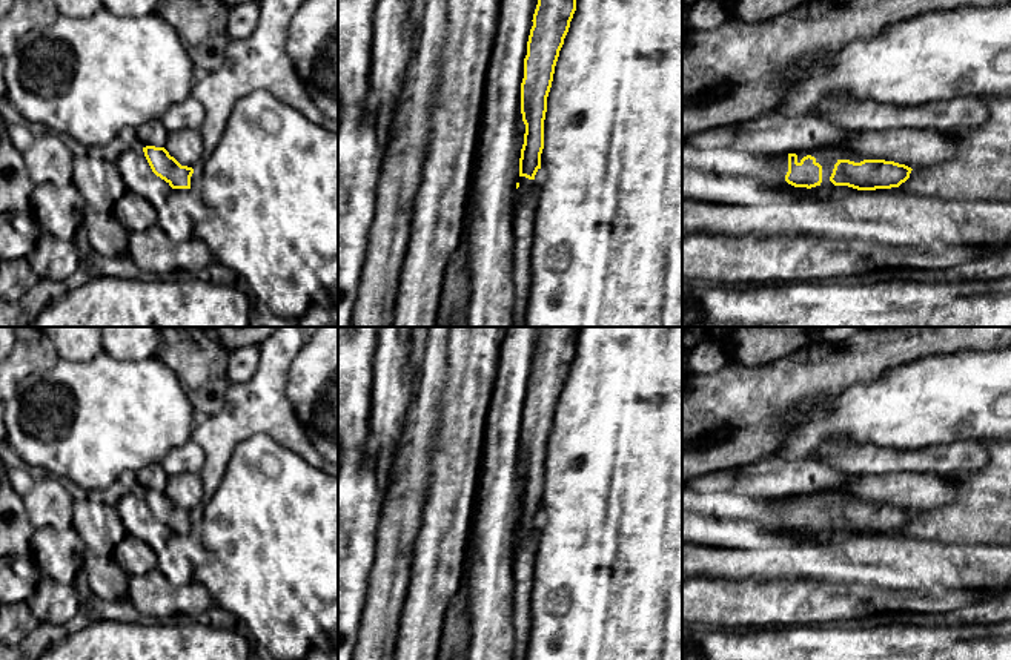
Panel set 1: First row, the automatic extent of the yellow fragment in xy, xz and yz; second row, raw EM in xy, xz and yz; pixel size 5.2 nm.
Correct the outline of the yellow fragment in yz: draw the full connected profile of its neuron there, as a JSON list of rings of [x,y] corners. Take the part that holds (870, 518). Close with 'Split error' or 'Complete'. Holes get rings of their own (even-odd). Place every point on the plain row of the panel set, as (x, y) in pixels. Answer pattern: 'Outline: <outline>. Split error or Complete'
Outline: [[[837,503],[830,525],[834,530],[848,530],[857,534],[899,531],[910,522],[911,511],[885,503],[863,503],[854,507]]]. Complete

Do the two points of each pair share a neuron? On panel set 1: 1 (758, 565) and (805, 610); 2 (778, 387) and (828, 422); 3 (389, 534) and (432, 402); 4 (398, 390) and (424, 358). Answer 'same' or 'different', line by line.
1: different
2: different
3: same
4: different

